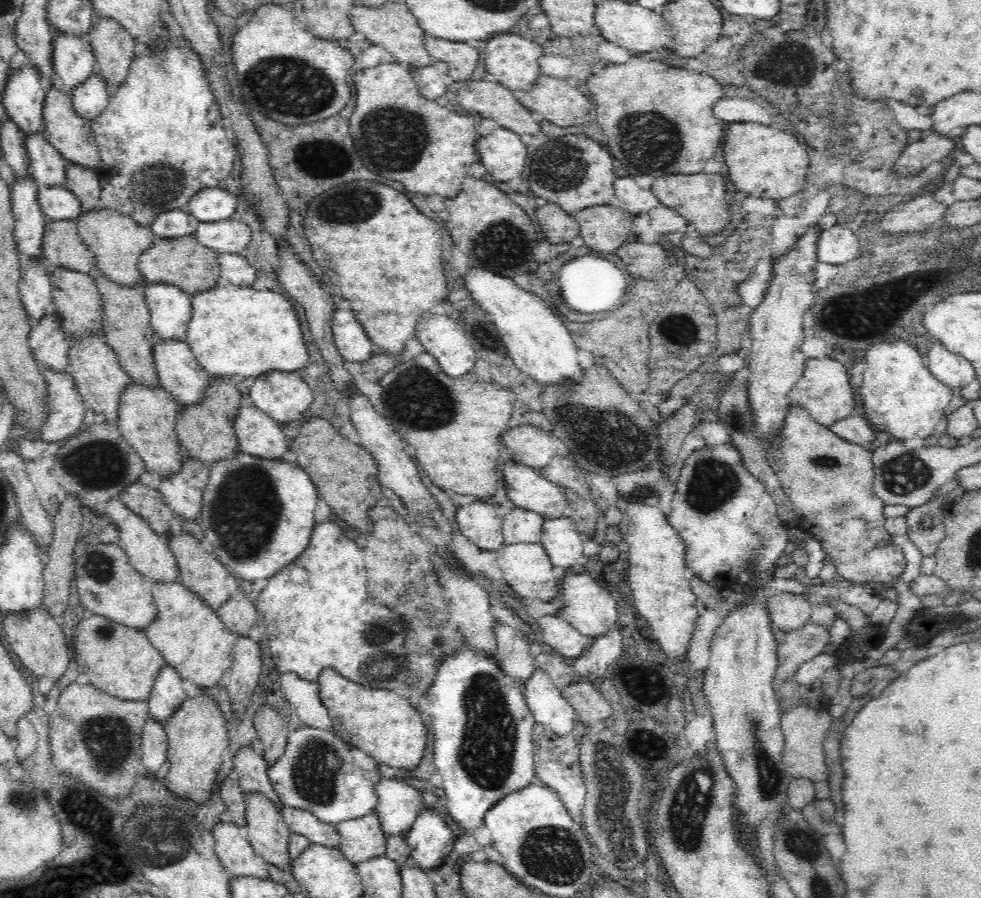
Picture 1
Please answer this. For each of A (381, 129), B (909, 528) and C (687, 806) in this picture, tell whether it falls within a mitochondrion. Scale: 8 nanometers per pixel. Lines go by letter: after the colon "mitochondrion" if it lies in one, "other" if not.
A: mitochondrion
B: other
C: mitochondrion

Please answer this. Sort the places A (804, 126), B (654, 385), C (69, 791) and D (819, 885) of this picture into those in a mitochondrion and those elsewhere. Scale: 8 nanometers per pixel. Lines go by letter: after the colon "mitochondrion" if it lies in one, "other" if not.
A: other
B: other
C: mitochondrion
D: other

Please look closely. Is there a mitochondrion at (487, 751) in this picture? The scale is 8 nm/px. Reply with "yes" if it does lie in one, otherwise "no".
yes

